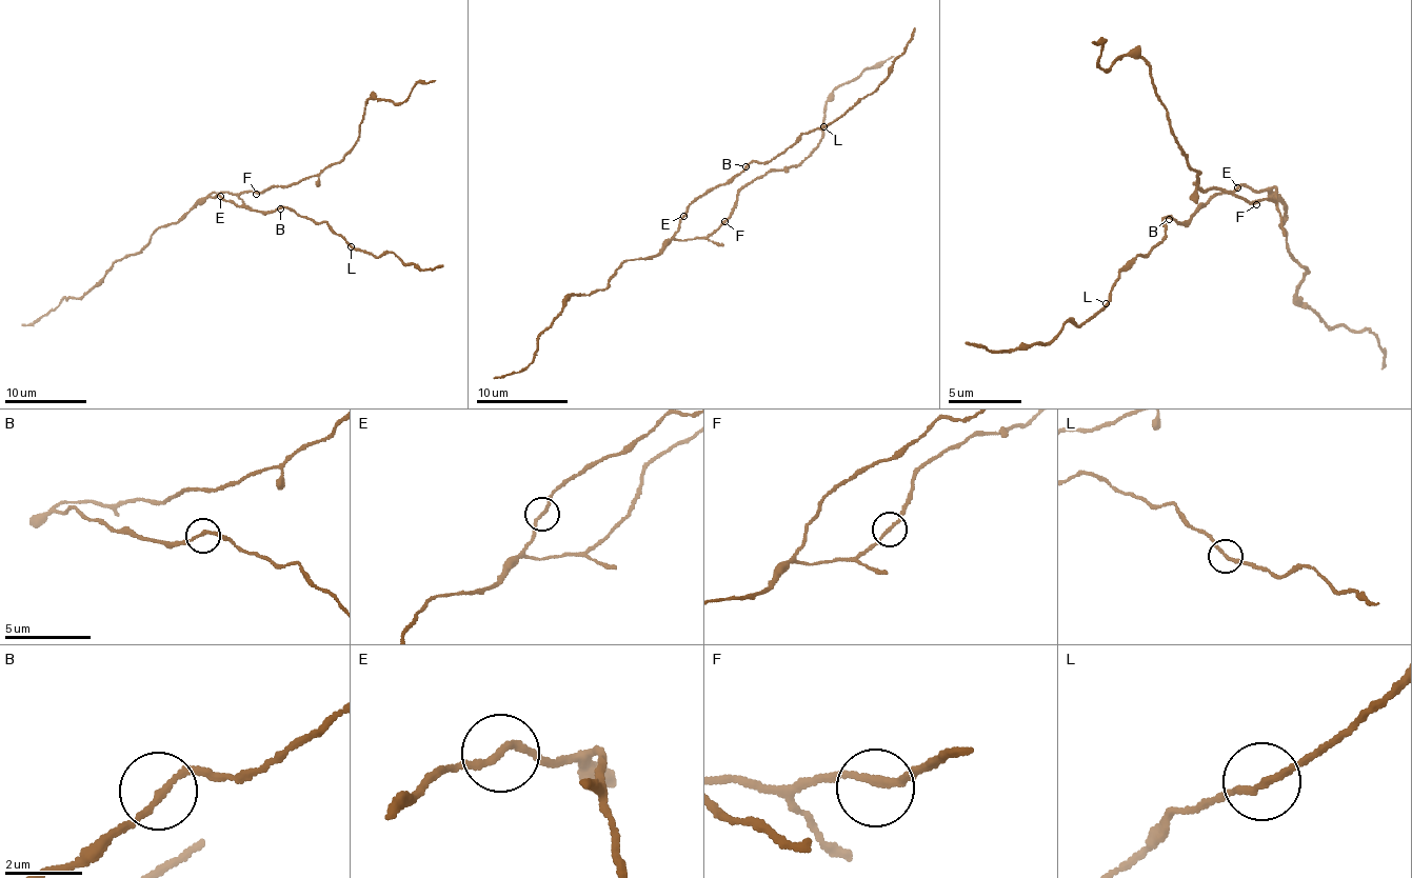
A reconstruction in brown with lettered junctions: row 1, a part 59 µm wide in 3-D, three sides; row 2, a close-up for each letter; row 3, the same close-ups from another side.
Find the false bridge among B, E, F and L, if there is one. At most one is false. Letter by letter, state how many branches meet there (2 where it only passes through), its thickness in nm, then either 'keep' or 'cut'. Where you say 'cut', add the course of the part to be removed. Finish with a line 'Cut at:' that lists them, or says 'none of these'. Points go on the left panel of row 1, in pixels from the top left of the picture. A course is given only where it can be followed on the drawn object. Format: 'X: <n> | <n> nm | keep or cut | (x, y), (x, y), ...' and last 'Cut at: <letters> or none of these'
B: 2 | 170 nm | keep
E: 2 | 180 nm | keep
F: 2 | 180 nm | keep
L: 2 | 180 nm | keep
Cut at: none of these

